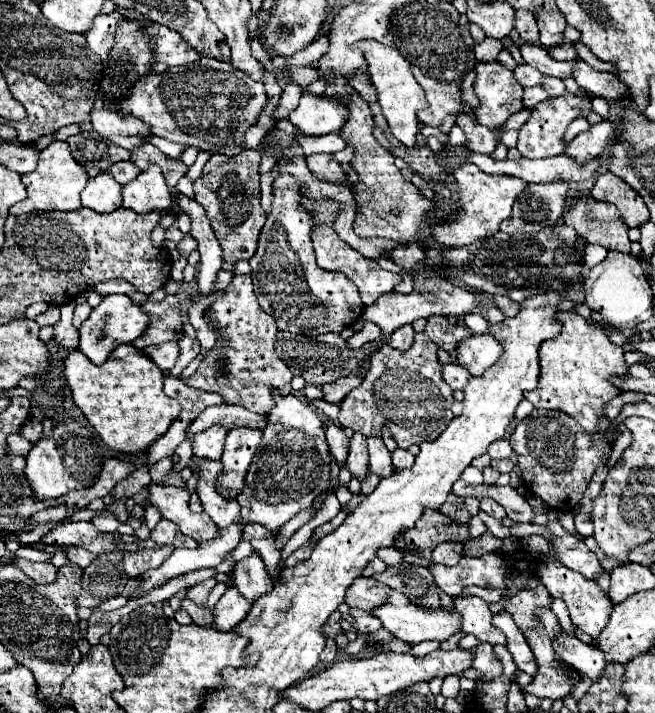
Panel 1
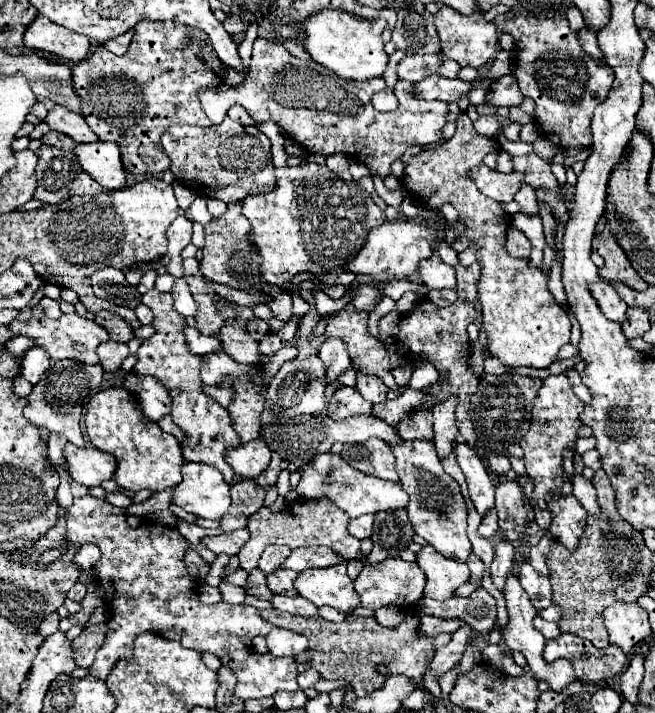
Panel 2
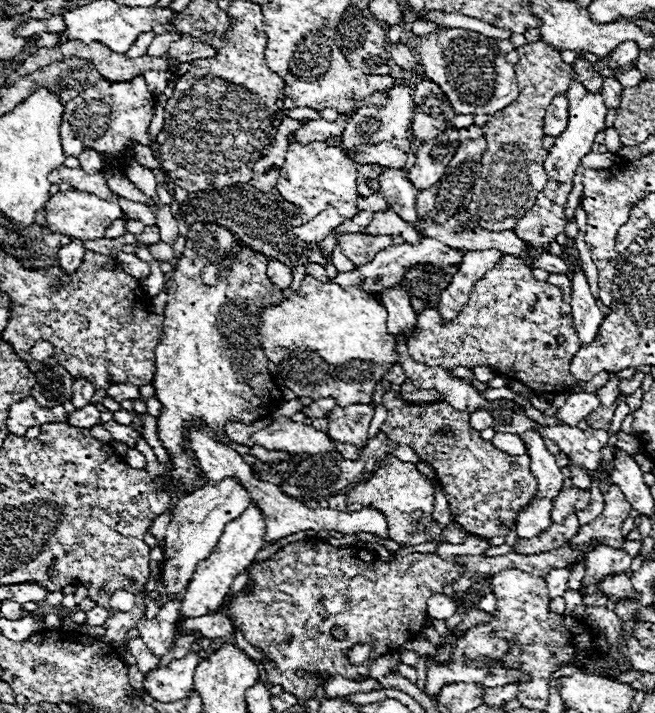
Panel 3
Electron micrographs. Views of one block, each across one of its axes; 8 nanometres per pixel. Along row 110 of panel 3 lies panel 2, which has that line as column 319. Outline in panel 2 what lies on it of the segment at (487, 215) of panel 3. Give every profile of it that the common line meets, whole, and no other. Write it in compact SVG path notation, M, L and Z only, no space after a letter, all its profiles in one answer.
M296 498L292 502L286 502L284 510L280 512L274 512L264 506L248 518L250 540L244 544L244 548L238 554L240 566L246 572L254 570L258 566L260 554L264 552L268 544L288 546L290 550L300 548L300 546L328 546L334 552L342 554L346 560L352 560L360 550L360 540L348 532L348 520L350 516L342 512L340 508L336 508L336 504L332 504L330 500L302 500L300 502L300 498Z

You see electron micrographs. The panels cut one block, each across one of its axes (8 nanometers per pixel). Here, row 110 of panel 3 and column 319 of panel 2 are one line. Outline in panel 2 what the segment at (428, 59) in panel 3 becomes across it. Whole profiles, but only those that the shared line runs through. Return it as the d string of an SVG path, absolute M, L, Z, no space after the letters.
M318 454L310 464L306 464L300 470L304 476L300 484L296 486L296 492L304 498L330 498L338 508L342 508L350 518L362 516L362 514L376 514L380 510L398 510L408 506L408 494L402 490L398 482L388 482L372 476L364 476L362 472L356 472L338 454Z

